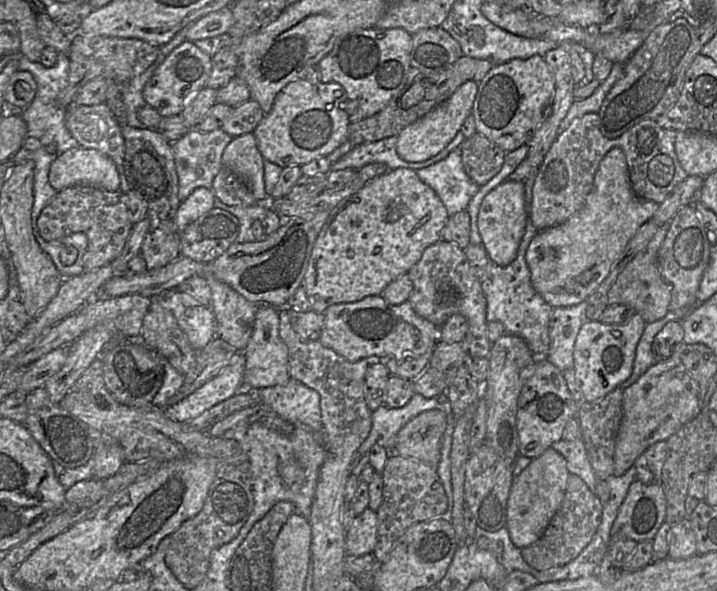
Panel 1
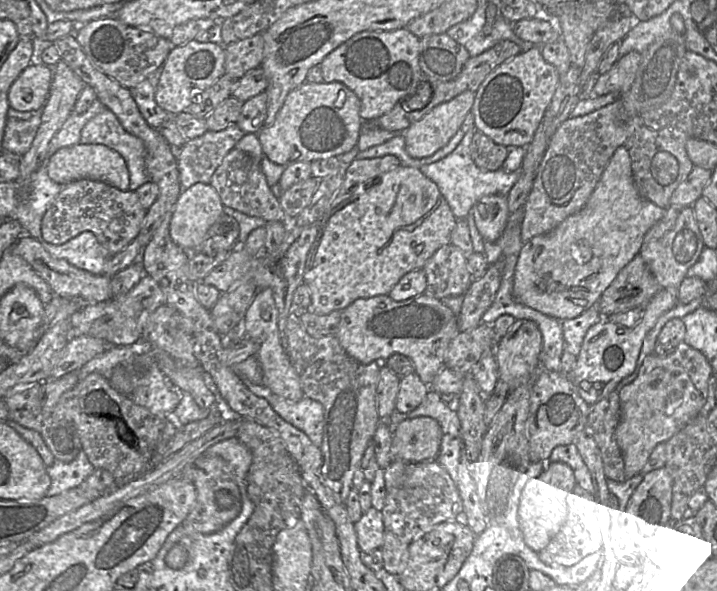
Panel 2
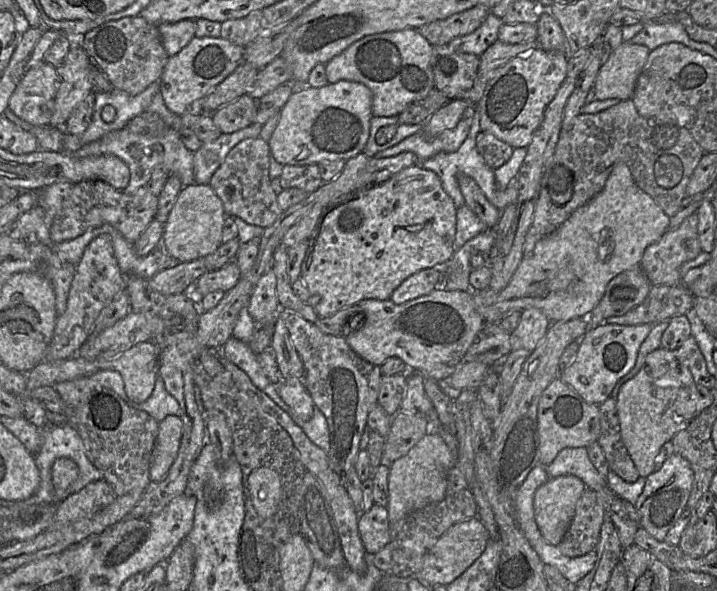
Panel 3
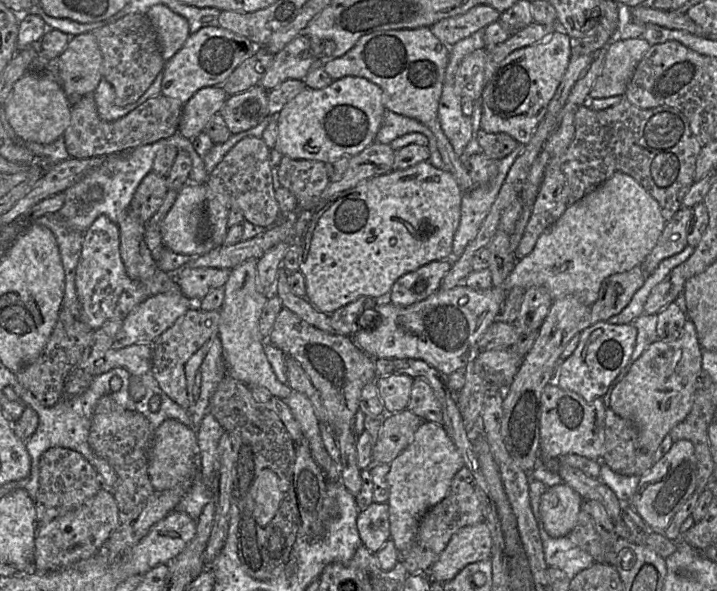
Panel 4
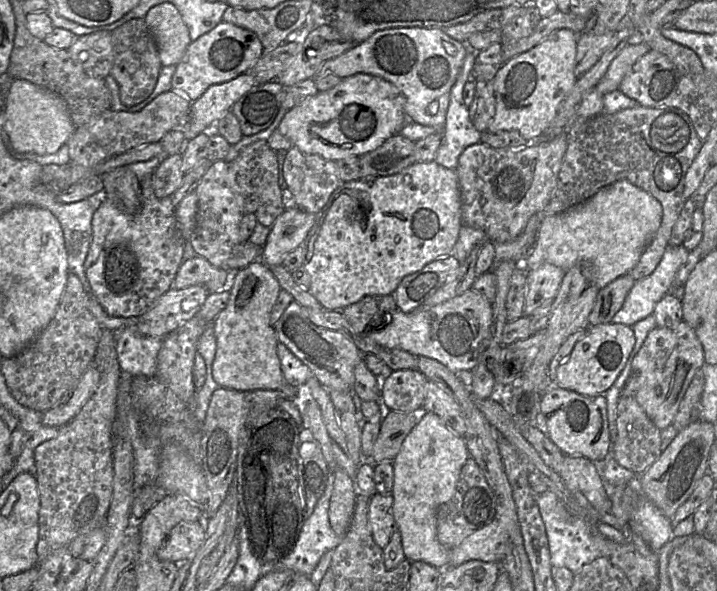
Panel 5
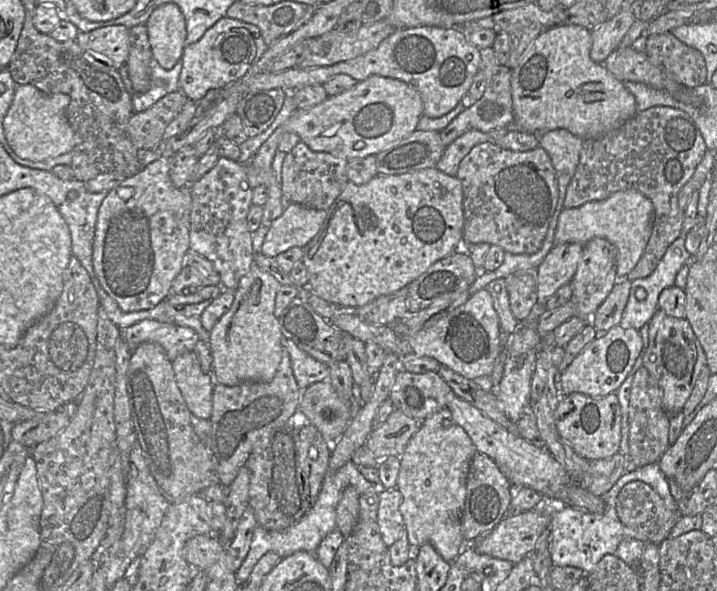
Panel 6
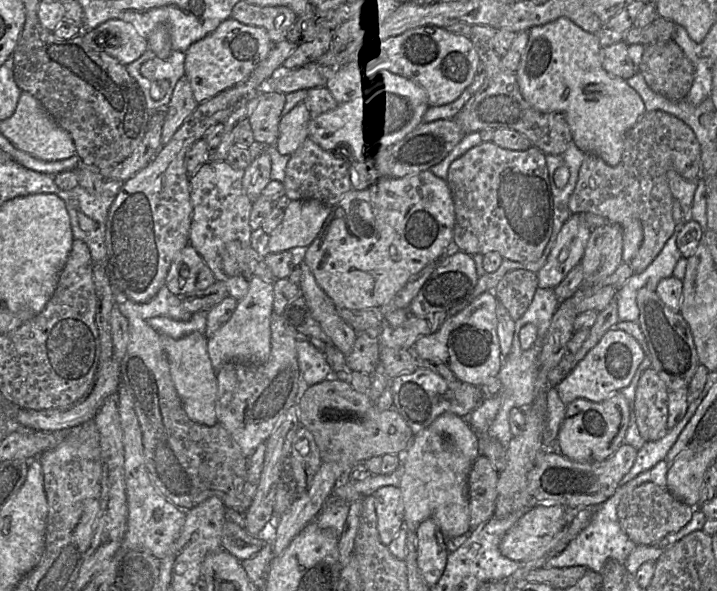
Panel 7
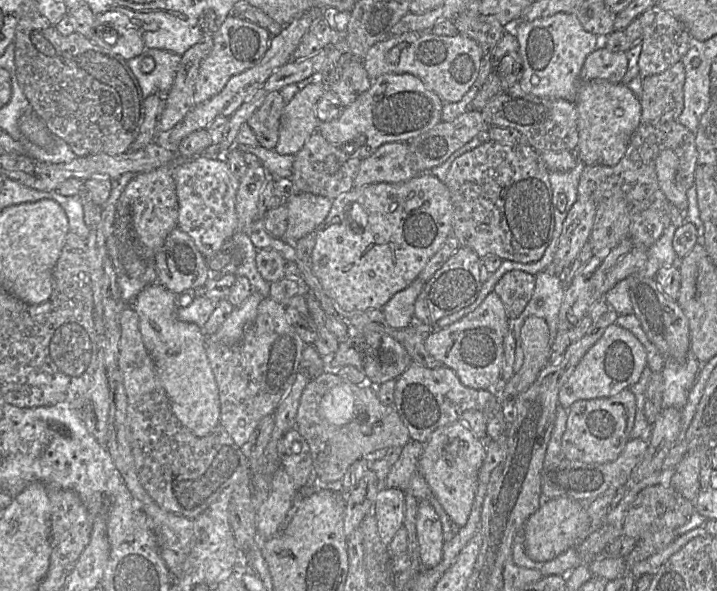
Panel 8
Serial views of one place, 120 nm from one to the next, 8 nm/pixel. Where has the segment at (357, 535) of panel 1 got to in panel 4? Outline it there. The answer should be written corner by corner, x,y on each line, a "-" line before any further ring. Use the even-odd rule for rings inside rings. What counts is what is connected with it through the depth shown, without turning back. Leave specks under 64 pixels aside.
372,502
359,512
357,529
364,545
370,552
377,553
390,539
389,505

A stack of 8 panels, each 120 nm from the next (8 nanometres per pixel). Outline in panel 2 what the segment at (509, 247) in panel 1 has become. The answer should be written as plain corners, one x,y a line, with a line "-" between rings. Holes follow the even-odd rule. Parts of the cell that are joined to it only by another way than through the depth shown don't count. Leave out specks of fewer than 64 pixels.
484,196
473,205
472,213
484,241
494,242
502,235
510,215
507,196

